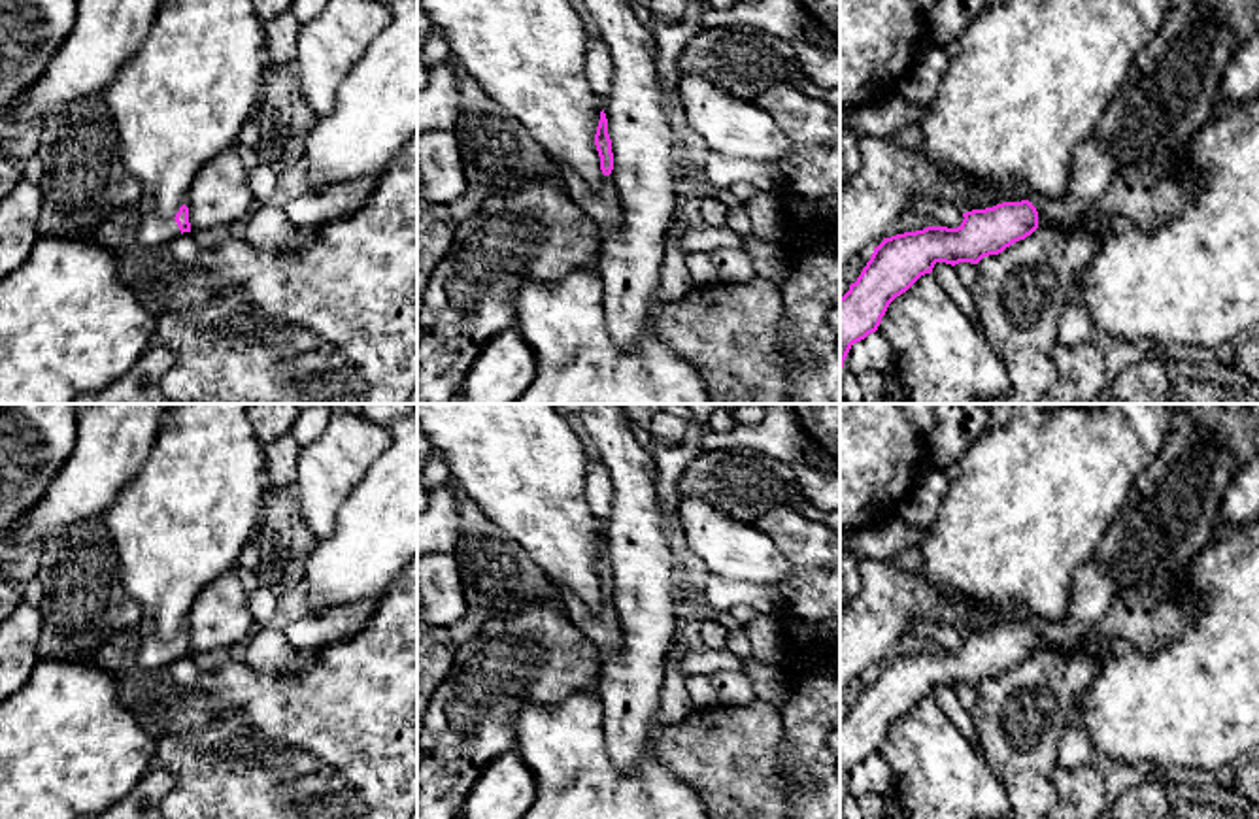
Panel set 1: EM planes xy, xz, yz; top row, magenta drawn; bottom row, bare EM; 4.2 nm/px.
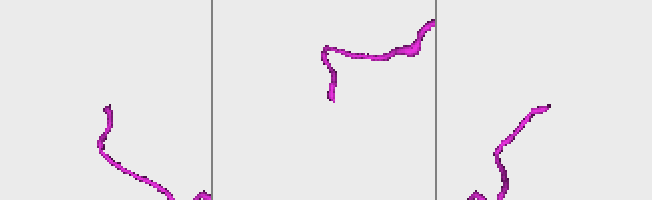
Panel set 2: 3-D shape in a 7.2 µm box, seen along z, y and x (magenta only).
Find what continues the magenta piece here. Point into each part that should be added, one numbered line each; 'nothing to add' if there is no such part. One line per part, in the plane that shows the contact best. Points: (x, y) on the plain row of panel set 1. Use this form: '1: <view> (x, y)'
1: yz (1095, 589)

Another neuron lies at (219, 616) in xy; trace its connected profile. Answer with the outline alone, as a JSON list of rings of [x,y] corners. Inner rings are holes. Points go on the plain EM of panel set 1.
[[[234,572],[211,581],[194,598],[187,613],[191,653],[232,649],[251,638],[255,621],[247,593]]]

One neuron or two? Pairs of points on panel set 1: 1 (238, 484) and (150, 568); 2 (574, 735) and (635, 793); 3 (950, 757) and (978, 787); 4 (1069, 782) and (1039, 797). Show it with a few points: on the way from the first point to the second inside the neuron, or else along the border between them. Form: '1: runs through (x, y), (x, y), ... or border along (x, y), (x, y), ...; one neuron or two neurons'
1: runs through (218, 506), (172, 546); one neuron
2: runs through (584, 752), (618, 785); one neuron
3: runs through (957, 765), (971, 780); one neuron
4: border along (1059, 767), (1052, 774), (1057, 799); two neurons

